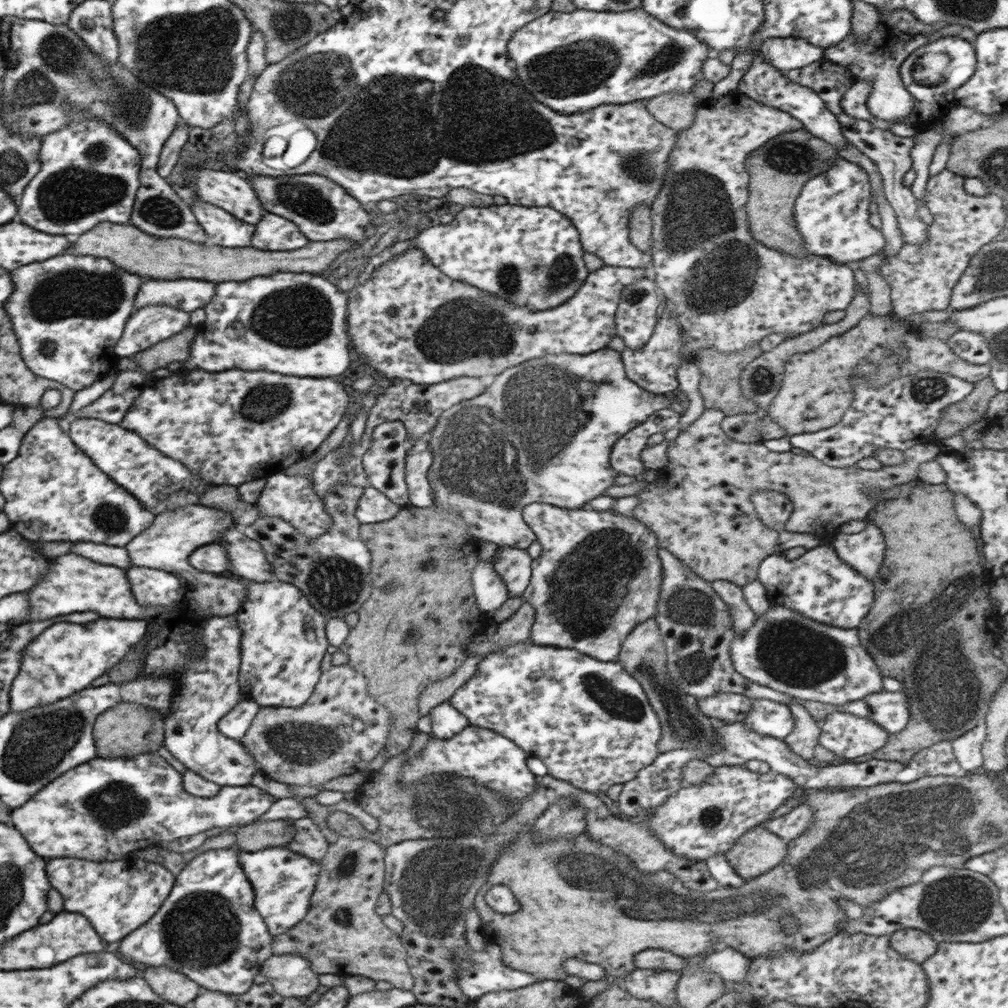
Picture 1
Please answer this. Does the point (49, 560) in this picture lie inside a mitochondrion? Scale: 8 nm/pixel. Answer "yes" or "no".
no

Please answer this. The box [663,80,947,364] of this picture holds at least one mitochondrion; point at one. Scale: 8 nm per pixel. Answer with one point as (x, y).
(789, 156)

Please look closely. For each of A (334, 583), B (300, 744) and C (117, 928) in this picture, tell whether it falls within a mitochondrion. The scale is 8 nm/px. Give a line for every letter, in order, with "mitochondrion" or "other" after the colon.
A: mitochondrion
B: mitochondrion
C: other

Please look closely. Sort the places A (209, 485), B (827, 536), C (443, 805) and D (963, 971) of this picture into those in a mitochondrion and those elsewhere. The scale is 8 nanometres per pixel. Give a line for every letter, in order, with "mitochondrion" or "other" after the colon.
A: other
B: other
C: mitochondrion
D: other

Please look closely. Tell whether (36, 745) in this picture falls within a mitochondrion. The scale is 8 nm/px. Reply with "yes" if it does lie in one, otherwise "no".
yes

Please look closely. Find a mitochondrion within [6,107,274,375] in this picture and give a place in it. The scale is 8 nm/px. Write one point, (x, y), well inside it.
(72, 194)

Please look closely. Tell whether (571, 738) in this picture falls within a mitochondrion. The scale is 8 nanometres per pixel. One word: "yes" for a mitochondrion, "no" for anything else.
no

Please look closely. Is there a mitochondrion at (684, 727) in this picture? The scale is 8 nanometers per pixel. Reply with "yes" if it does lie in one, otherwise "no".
yes

